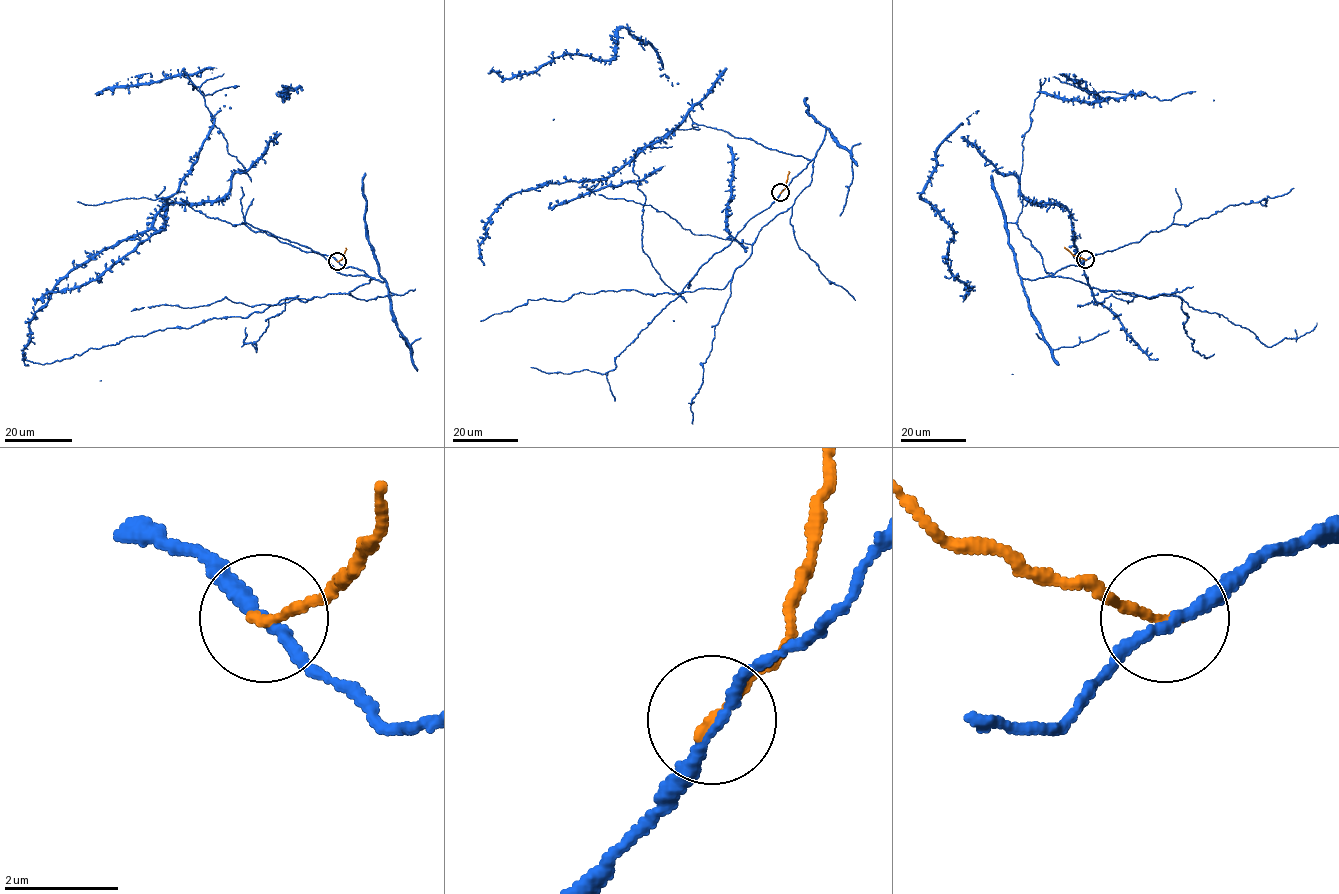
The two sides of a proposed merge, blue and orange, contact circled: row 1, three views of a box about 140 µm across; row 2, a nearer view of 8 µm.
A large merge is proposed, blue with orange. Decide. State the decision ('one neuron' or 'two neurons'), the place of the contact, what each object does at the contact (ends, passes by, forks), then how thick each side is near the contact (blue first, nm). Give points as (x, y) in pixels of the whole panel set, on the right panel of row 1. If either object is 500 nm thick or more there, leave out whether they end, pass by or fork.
two neurons; place (1085, 259); blue passes by; orange ends; calibres 200 and 180 nm

